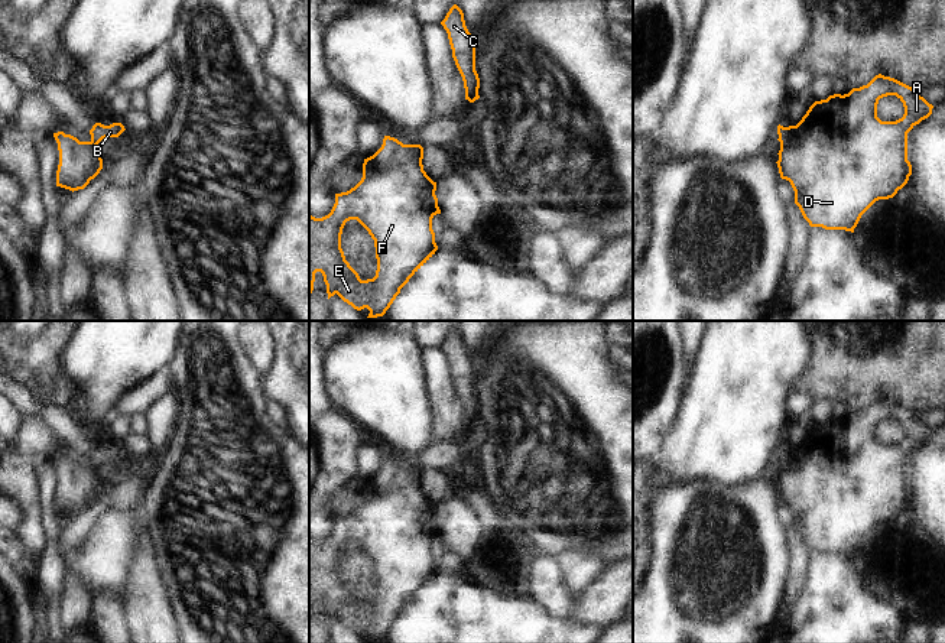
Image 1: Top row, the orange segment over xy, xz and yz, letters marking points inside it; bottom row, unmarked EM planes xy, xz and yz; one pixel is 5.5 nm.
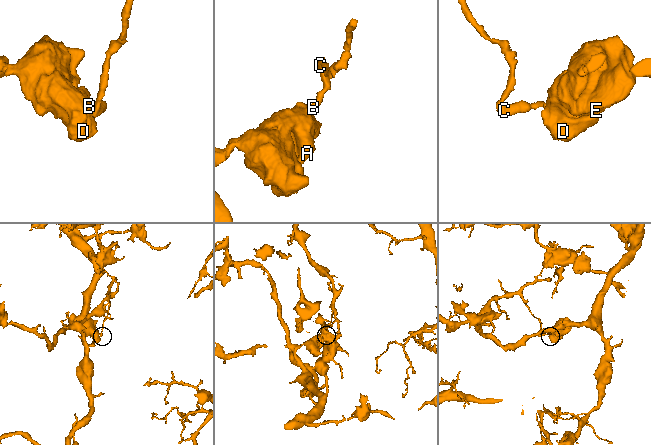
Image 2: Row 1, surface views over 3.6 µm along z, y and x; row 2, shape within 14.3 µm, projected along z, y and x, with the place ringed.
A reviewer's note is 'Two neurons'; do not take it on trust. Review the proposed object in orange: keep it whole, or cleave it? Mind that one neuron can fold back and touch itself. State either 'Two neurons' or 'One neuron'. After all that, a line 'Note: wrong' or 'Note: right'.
Two neurons.
Note: right

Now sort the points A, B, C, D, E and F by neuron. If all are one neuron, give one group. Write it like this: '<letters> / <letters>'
A D E F / B C

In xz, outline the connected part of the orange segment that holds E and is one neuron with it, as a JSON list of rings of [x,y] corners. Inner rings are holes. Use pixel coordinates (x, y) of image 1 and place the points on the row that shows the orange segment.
[[[384,136],[381,147],[364,159],[361,181],[350,191],[335,194],[335,204],[328,215],[309,215],[309,295],[315,273],[321,272],[328,299],[337,293],[357,311],[367,308],[367,318],[386,314],[400,289],[438,250],[432,230],[432,218],[441,214],[435,195],[436,182],[423,171],[422,159],[423,150],[418,144],[403,144]],[[350,220],[357,220],[374,240],[377,270],[373,279],[361,280],[345,260],[341,234]]]

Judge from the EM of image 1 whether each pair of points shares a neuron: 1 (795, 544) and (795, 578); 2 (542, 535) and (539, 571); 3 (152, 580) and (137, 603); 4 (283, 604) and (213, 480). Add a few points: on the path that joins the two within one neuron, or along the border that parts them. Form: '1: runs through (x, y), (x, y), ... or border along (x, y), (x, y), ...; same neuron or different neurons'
1: runs through (798, 552), (798, 570); same neuron
2: border along (528, 552), (557, 557); different neurons
3: runs through (148, 585), (148, 593), (143, 597); same neuron
4: runs through (283, 574), (283, 562), (250, 528), (239, 510); same neuron

